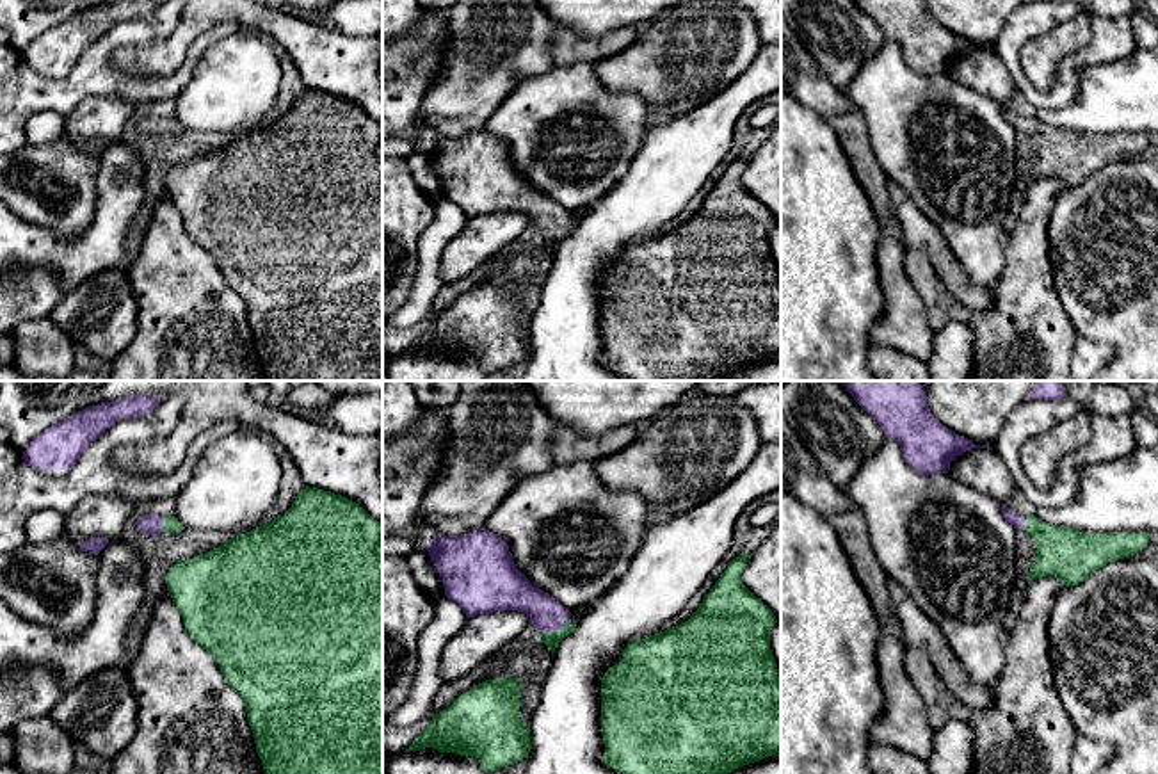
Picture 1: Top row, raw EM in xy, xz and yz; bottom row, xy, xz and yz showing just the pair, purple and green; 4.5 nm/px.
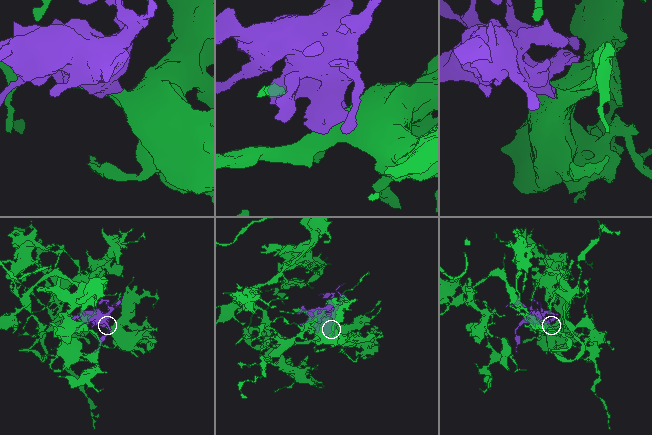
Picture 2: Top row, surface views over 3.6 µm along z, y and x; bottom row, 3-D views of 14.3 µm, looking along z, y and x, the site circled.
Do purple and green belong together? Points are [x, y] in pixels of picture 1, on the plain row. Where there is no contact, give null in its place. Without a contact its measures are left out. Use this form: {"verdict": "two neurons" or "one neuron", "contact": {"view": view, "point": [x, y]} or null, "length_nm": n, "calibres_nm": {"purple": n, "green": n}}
{"verdict": "one neuron", "contact": {"view": "xz", "point": [555, 232]}, "length_nm": 140, "calibres_nm": {"purple": 160, "green": 70}}

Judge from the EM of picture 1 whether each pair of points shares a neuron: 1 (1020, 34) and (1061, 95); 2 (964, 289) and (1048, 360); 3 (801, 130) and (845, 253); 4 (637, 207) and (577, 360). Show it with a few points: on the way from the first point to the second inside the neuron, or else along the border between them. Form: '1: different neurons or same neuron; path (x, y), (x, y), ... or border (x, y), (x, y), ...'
1: same neuron; path (1013, 56), (1013, 64), (1021, 82), (1039, 98)
2: different neurons; border (995, 287), (991, 303), (972, 314)
3: same neuron; path (801, 161), (801, 209), (815, 223)
4: same neuron; path (598, 242), (577, 271), (577, 321)

